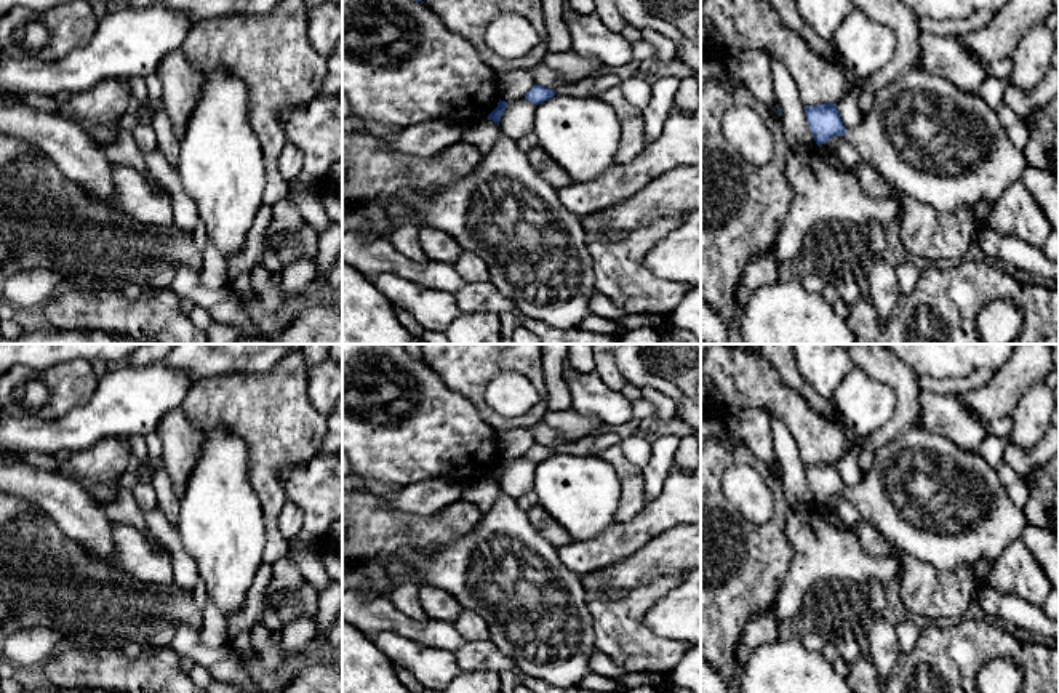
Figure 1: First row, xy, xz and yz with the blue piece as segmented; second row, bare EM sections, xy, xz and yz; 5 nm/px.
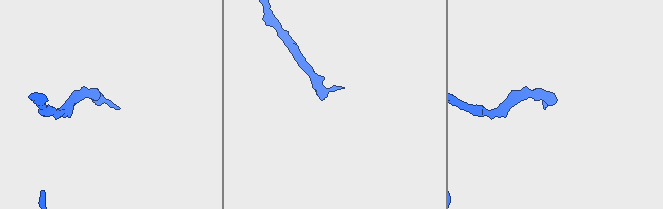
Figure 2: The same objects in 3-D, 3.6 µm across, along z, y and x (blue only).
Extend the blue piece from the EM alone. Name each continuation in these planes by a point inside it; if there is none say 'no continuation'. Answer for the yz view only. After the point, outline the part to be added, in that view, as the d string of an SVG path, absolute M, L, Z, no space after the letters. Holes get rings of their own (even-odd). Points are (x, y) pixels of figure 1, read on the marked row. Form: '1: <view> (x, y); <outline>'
1: yz (941, 144); M921 70L893 78L873 94L873 107L846 133L862 160L873 166L891 189L933 205L942 213L973 206L981 200L997 202L1005 189L1019 181L1027 168L1024 149L1016 147L993 110L977 91L965 91L949 80Z

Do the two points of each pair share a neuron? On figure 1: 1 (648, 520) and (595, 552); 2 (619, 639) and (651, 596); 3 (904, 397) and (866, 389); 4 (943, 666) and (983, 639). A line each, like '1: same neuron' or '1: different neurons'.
1: same neuron
2: same neuron
3: different neurons
4: same neuron

